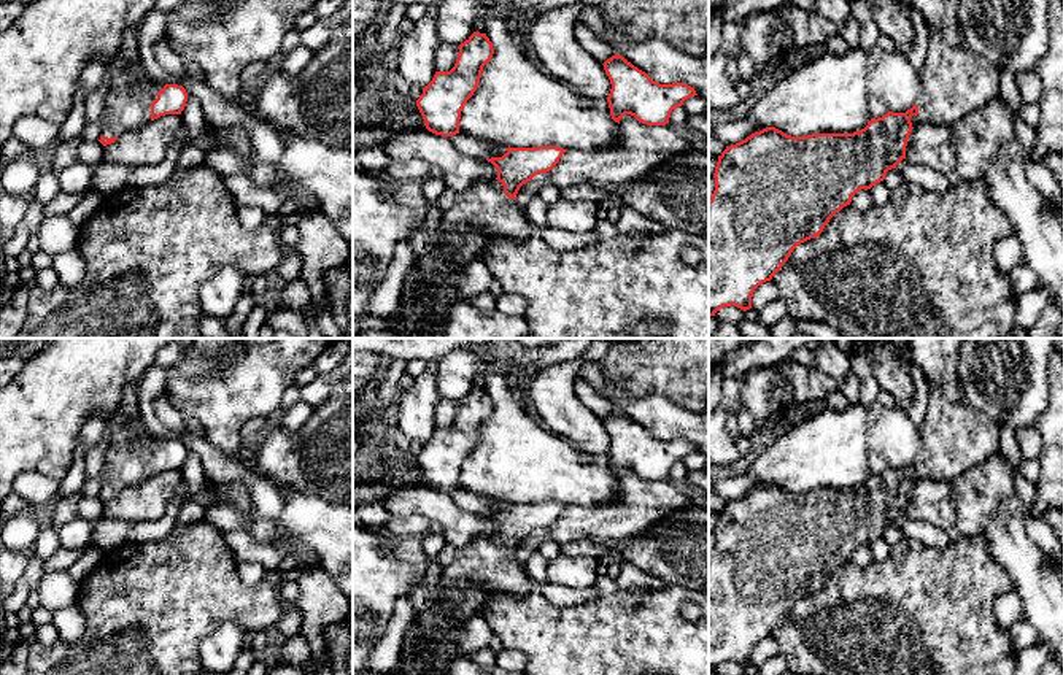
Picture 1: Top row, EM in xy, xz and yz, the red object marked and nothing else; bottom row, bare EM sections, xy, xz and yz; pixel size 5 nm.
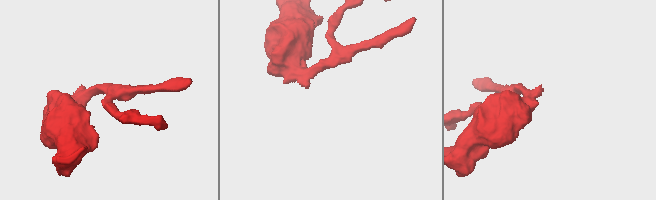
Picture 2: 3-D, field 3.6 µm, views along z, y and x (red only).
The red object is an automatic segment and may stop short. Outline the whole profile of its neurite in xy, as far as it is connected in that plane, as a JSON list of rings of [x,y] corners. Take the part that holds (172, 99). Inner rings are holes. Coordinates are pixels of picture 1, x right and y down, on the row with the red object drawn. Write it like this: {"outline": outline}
{"outline": [[[138,59],[111,79],[100,116],[102,137],[99,141],[106,146],[160,116],[181,114],[186,102],[187,92],[183,86],[154,81]],[[137,81],[149,81],[153,91],[141,97],[135,95],[129,86]]]}

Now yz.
{"outline": [[[930,32],[920,73],[922,94],[906,113],[888,111],[853,133],[791,137],[766,127],[726,146],[715,167],[715,191],[709,199],[709,316],[720,308],[752,308],[758,286],[771,281],[793,249],[818,237],[829,219],[861,189],[885,179],[906,159],[910,132],[925,122],[955,125],[999,94],[1001,68],[966,44],[950,46]]]}

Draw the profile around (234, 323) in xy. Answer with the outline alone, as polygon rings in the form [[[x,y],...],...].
[[[242,294],[240,299],[235,303],[234,313],[226,319],[226,330],[229,335],[237,338],[238,332],[243,327],[243,322],[246,321],[251,308],[254,305],[254,297]]]

